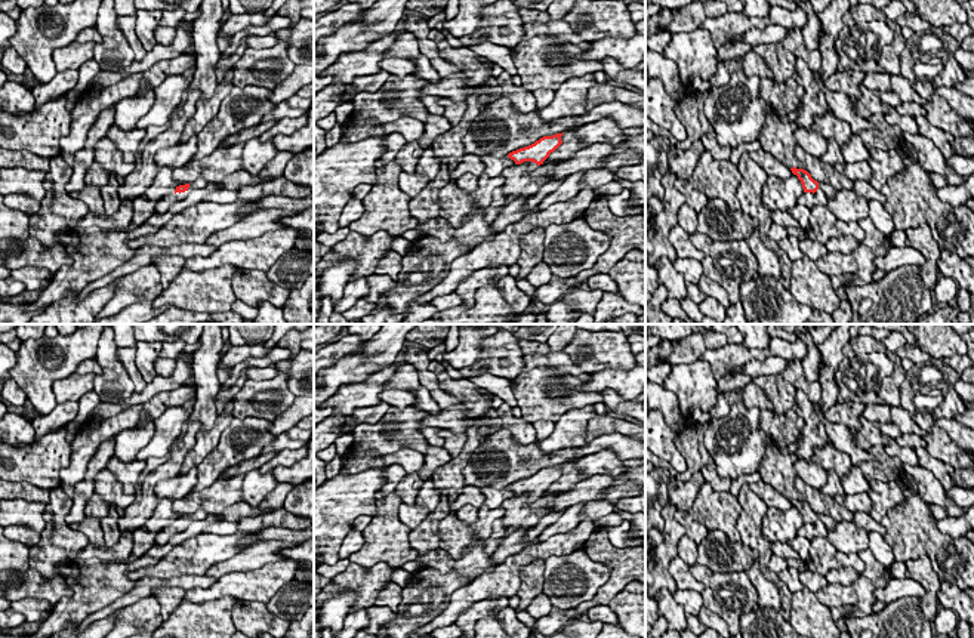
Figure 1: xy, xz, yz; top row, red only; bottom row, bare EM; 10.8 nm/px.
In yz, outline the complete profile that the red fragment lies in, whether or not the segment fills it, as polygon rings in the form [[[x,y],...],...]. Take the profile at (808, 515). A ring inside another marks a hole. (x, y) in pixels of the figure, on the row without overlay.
[[[792,499],[790,502],[801,512],[804,524],[814,525],[820,520],[826,525],[827,531],[835,530],[836,521],[833,521],[830,515],[814,512],[804,500]]]

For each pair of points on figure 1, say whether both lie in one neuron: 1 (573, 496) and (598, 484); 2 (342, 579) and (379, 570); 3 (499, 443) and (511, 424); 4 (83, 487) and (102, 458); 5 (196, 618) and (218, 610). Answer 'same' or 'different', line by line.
1: same
2: same
3: different
4: same
5: same

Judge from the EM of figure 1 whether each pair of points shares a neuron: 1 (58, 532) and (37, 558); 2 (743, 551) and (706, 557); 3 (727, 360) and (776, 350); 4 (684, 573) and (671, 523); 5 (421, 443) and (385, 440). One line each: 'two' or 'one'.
1: one
2: one
3: one
4: two
5: one

